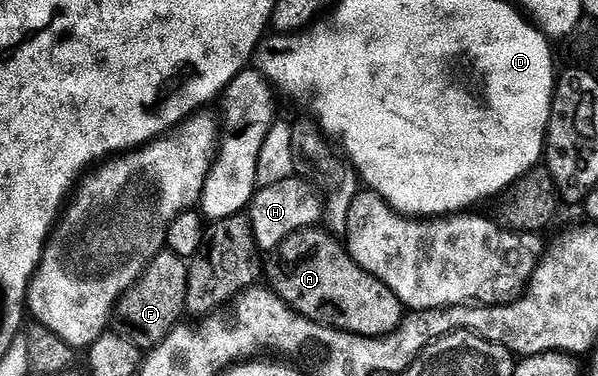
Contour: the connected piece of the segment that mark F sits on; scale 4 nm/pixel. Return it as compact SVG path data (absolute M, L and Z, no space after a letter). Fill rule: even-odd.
M170 251L158 253L149 267L123 293L113 314L114 332L142 351L150 351L170 335L187 313L188 262Z

